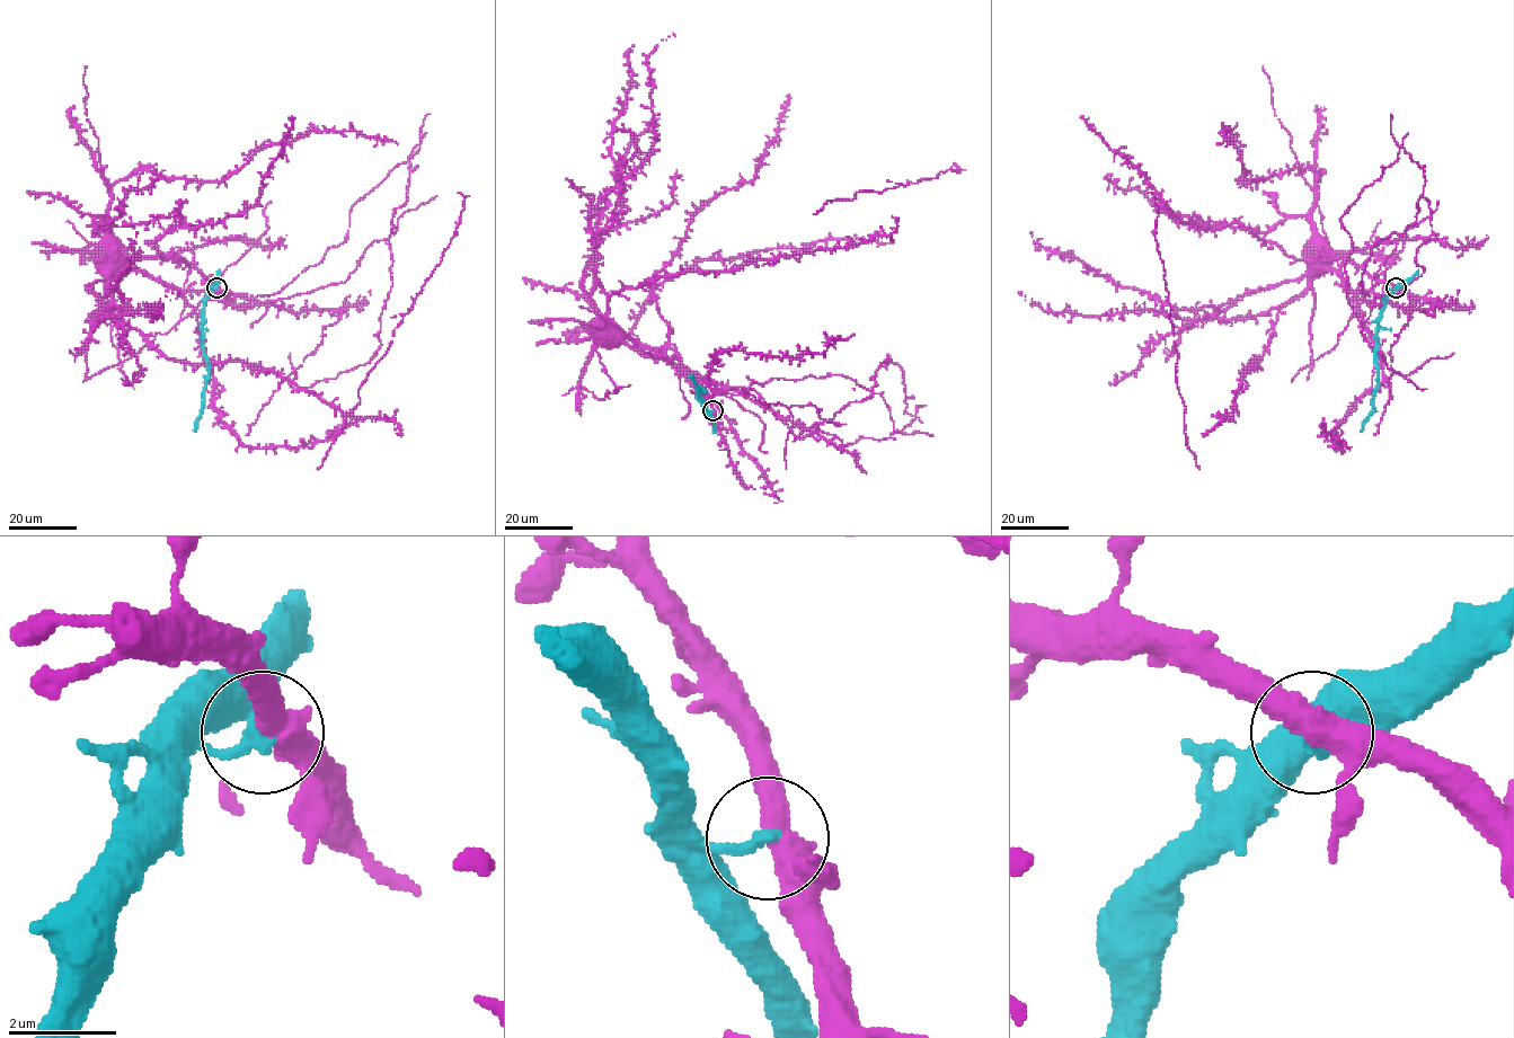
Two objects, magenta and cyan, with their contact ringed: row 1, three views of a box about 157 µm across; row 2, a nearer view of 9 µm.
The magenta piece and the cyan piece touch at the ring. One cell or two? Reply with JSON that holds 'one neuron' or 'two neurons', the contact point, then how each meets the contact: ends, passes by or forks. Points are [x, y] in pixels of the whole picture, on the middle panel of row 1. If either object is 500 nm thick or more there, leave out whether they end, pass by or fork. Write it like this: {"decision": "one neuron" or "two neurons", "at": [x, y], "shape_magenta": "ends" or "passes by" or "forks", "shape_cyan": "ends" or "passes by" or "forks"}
{"decision": "two neurons", "at": [713, 410], "shape_magenta": "forks", "shape_cyan": "ends"}

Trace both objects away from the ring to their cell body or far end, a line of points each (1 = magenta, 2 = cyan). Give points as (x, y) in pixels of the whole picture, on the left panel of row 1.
1: (215, 286), (177, 257), (127, 257), (108, 251)
2: (215, 287), (206, 296), (203, 312), (202, 348), (209, 370), (204, 408), (194, 431)

